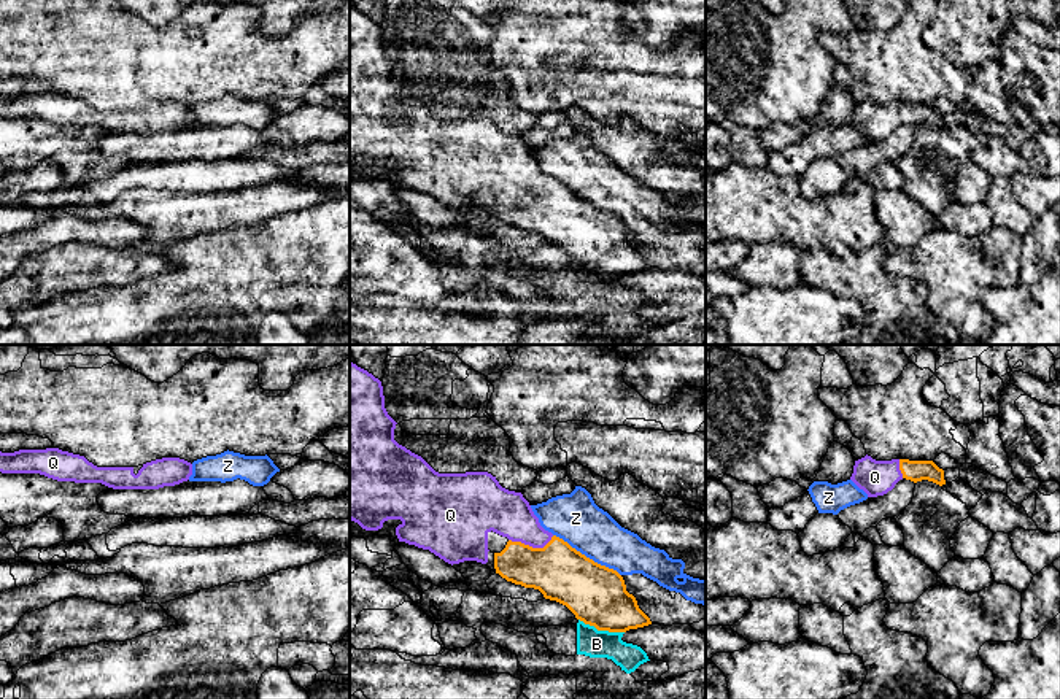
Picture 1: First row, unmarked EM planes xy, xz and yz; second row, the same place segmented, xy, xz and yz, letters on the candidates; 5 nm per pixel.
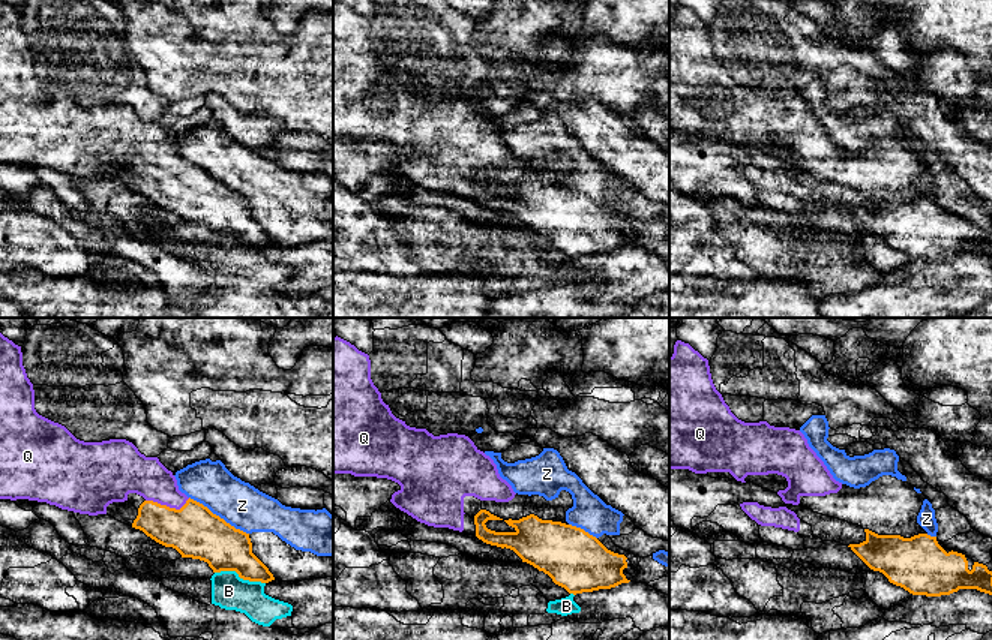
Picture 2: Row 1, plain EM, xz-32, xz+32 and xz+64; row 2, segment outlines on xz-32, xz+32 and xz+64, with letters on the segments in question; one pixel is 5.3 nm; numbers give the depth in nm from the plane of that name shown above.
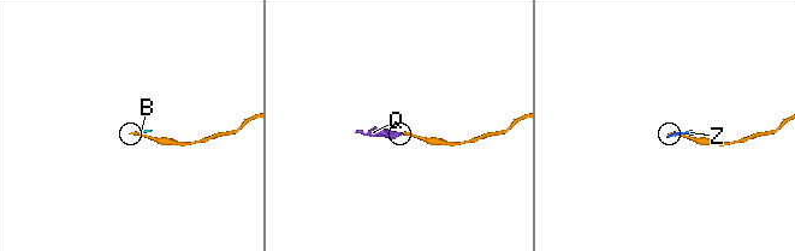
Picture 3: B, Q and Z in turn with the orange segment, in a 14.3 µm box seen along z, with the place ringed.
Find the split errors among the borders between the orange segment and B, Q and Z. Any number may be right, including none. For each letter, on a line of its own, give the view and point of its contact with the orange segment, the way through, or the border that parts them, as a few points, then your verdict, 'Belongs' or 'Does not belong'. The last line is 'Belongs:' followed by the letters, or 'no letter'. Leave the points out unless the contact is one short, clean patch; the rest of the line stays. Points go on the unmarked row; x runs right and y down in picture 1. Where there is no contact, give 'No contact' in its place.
B: Touches orange at xz (601, 274). Boundary: xz (579, 262), (598, 274), (623, 277). Does not belong
Q: Touches orange at xz (531, 191). Path across: xz (560, 216), (531, 191), (525, 177), (504, 156). Belongs
Z: Touches orange at xz (585, 200). Does not belong
Belongs: Q

